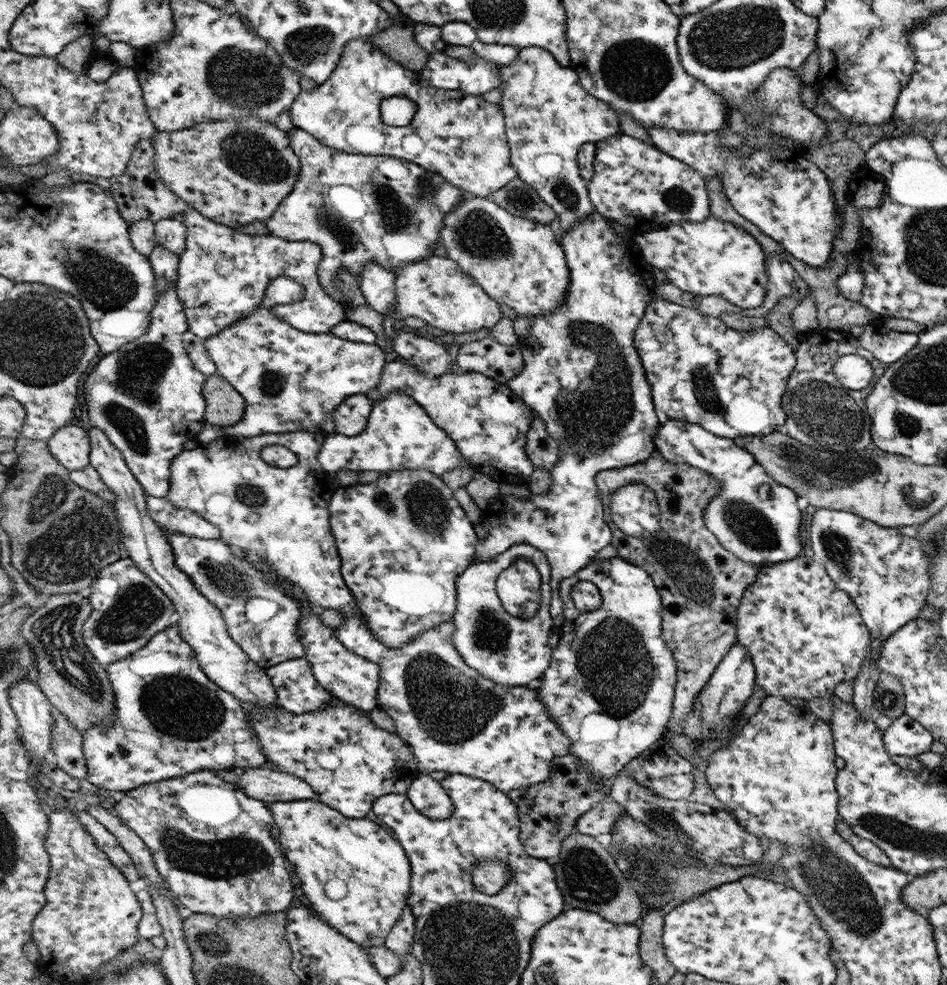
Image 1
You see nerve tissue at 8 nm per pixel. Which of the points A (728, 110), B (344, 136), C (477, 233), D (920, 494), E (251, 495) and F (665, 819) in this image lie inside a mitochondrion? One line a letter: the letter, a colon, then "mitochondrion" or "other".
A: other
B: other
C: mitochondrion
D: mitochondrion
E: mitochondrion
F: mitochondrion

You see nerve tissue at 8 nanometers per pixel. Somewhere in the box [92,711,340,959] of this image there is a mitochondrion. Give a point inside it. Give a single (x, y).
(228, 856)

